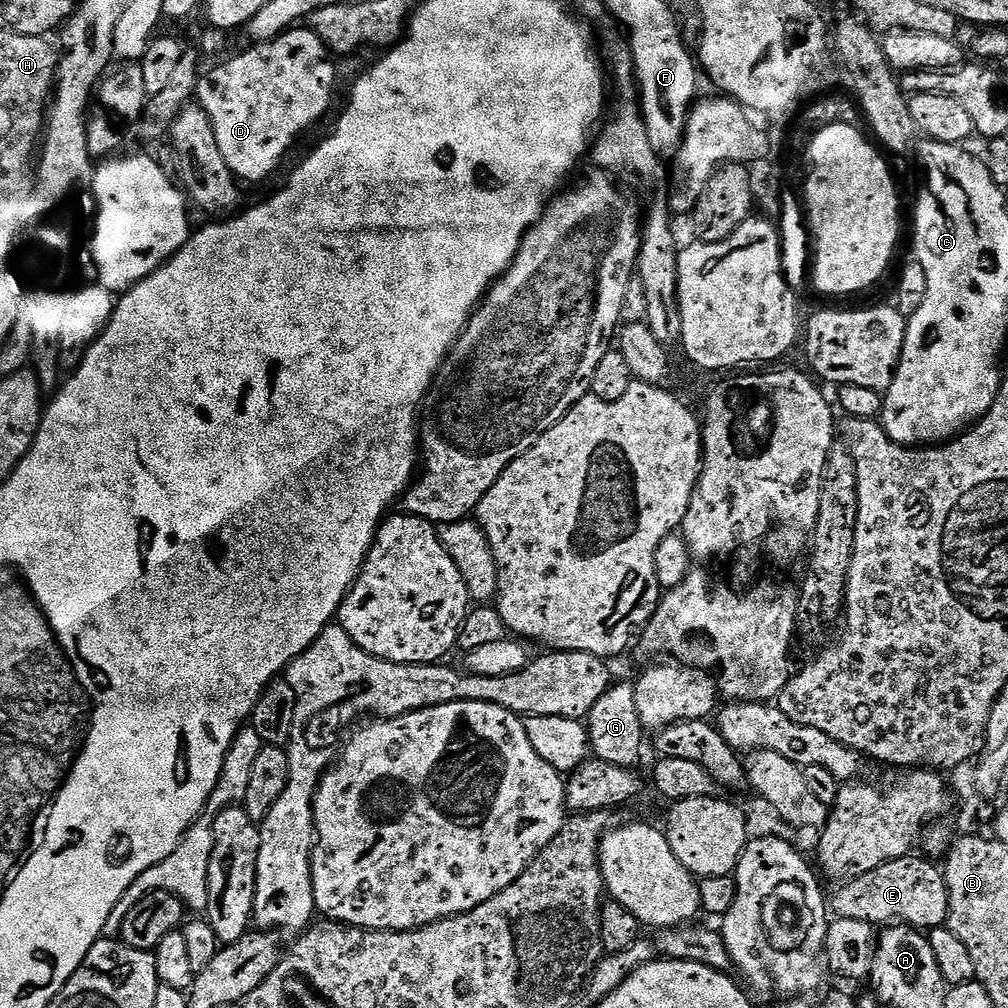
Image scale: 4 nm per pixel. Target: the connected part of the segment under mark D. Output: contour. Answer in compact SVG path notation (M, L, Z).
M297 26L283 32L278 38L267 40L264 44L248 46L241 56L236 56L233 60L228 60L225 64L220 64L217 68L212 68L201 75L200 80L196 83L195 99L206 110L210 118L210 126L214 126L214 138L218 138L218 150L222 158L226 158L226 166L230 166L233 176L244 180L264 180L280 163L284 160L284 155L292 148L292 143L307 130L311 124L316 124L328 112L328 107L332 104L332 91L336 88L336 64L333 53L329 52L327 46L318 38L316 32L306 26Z

